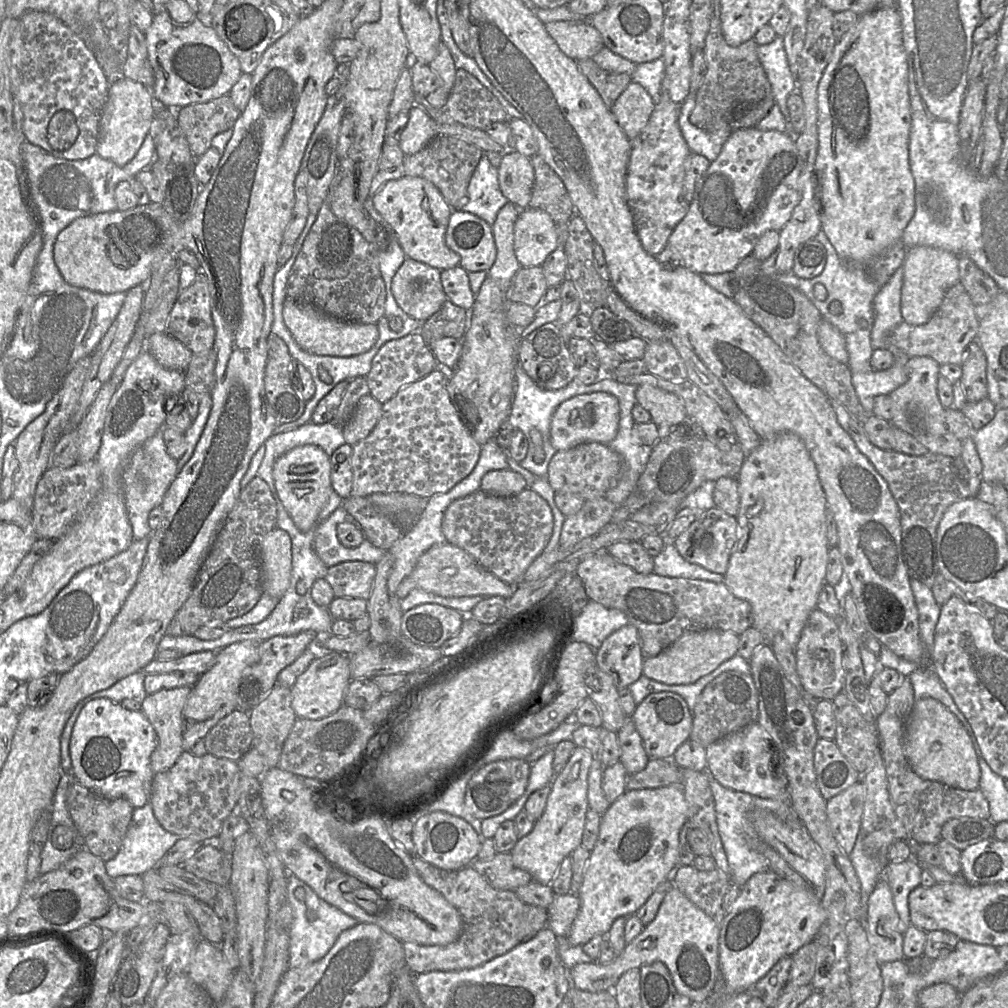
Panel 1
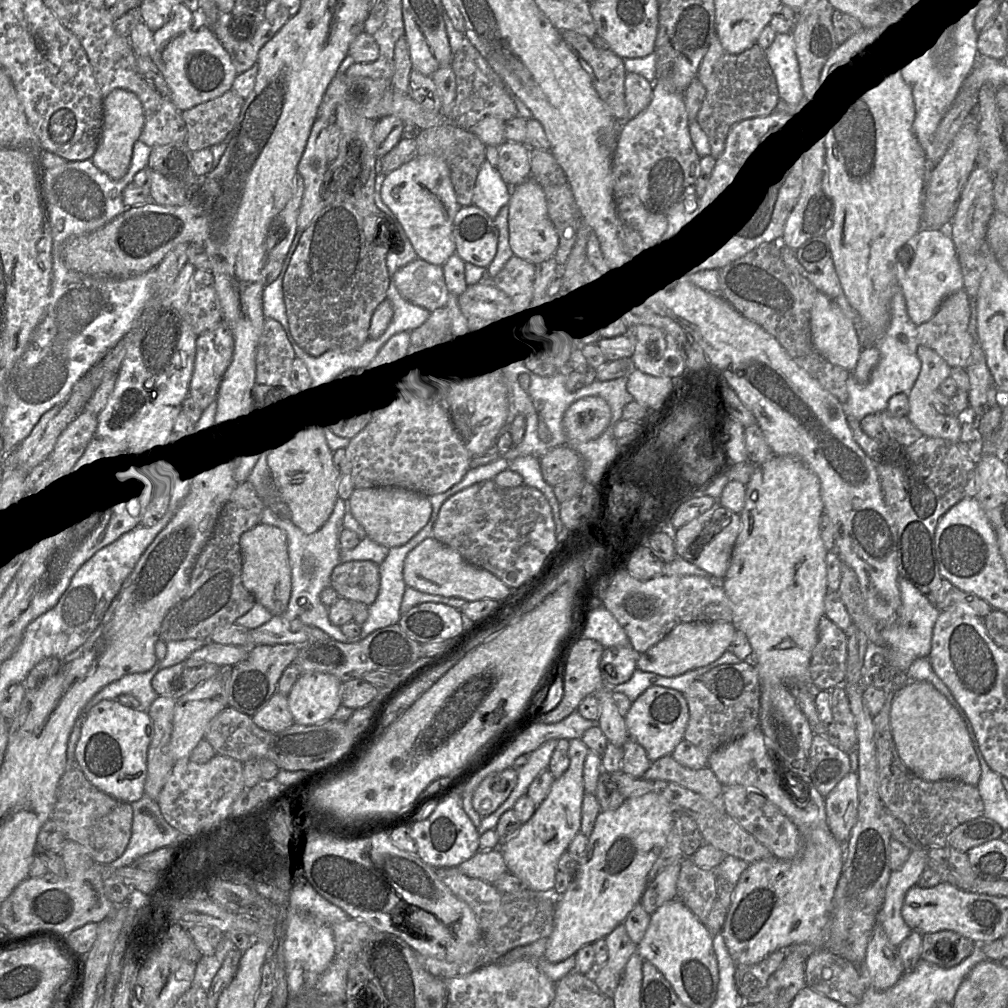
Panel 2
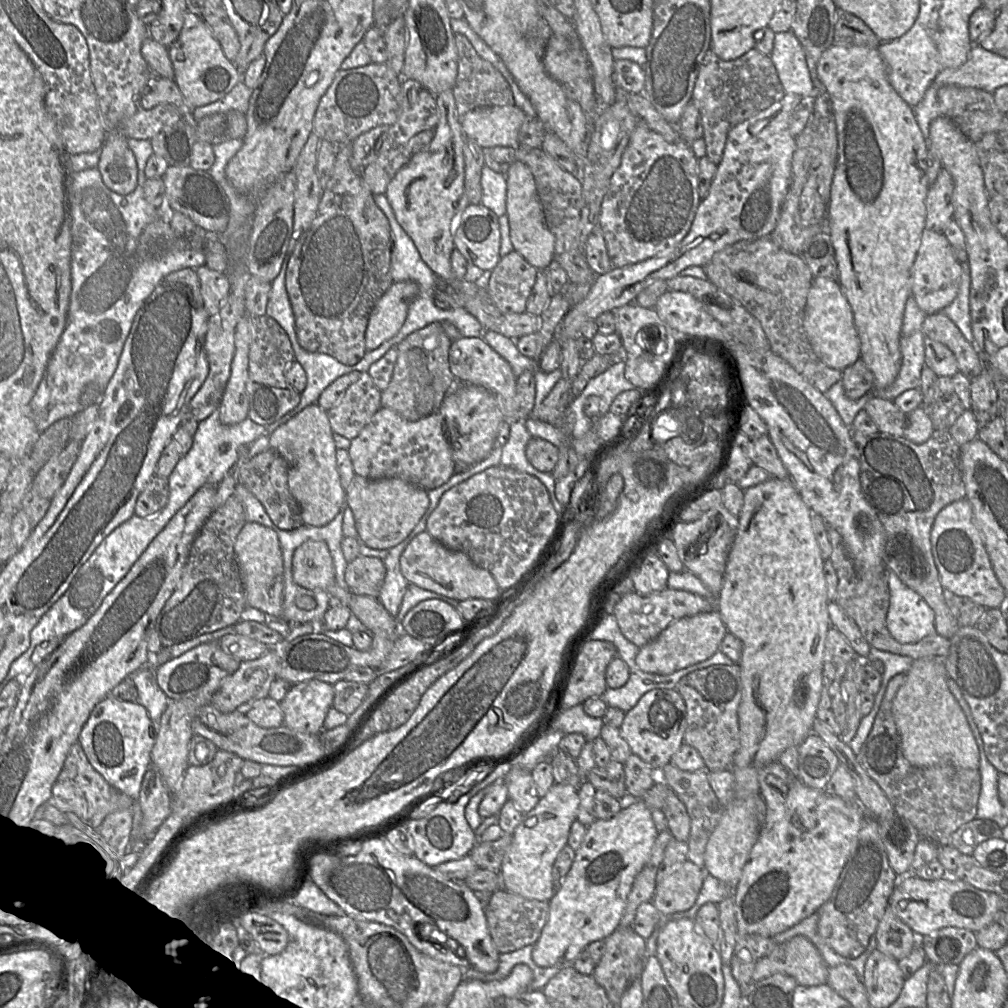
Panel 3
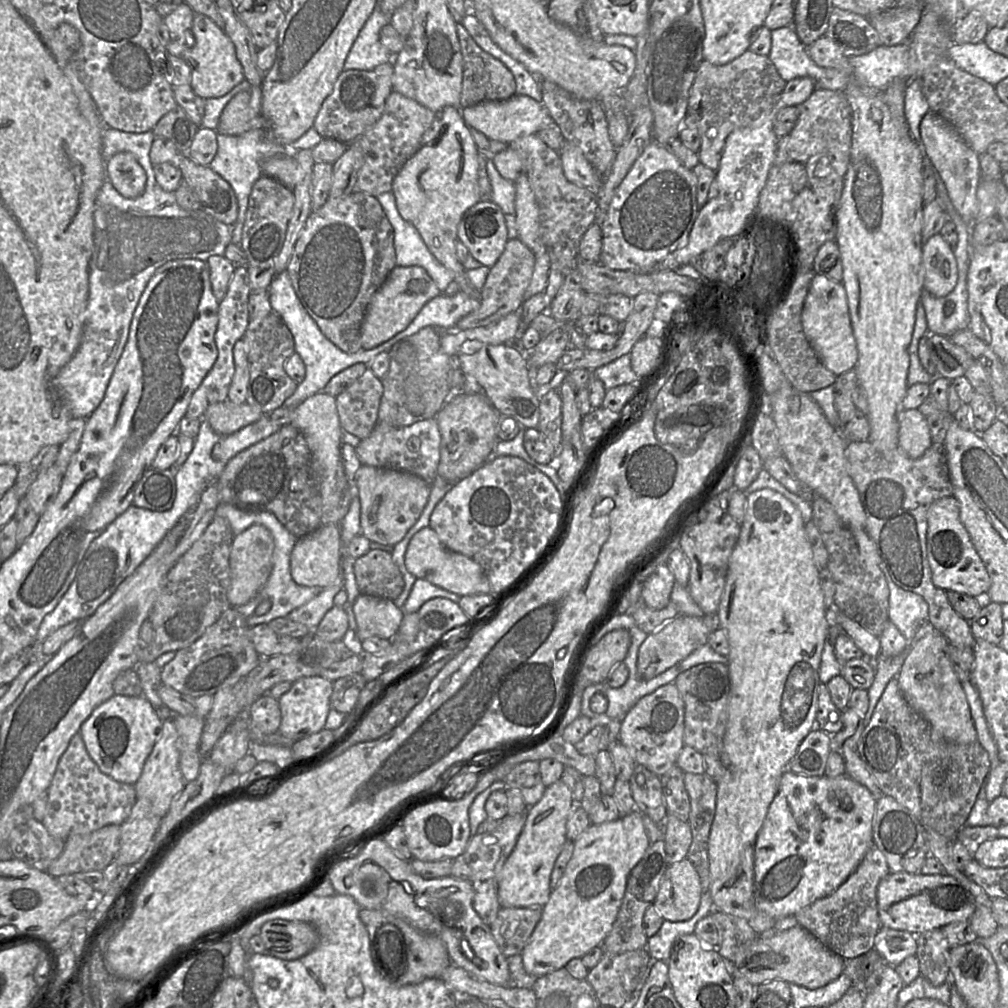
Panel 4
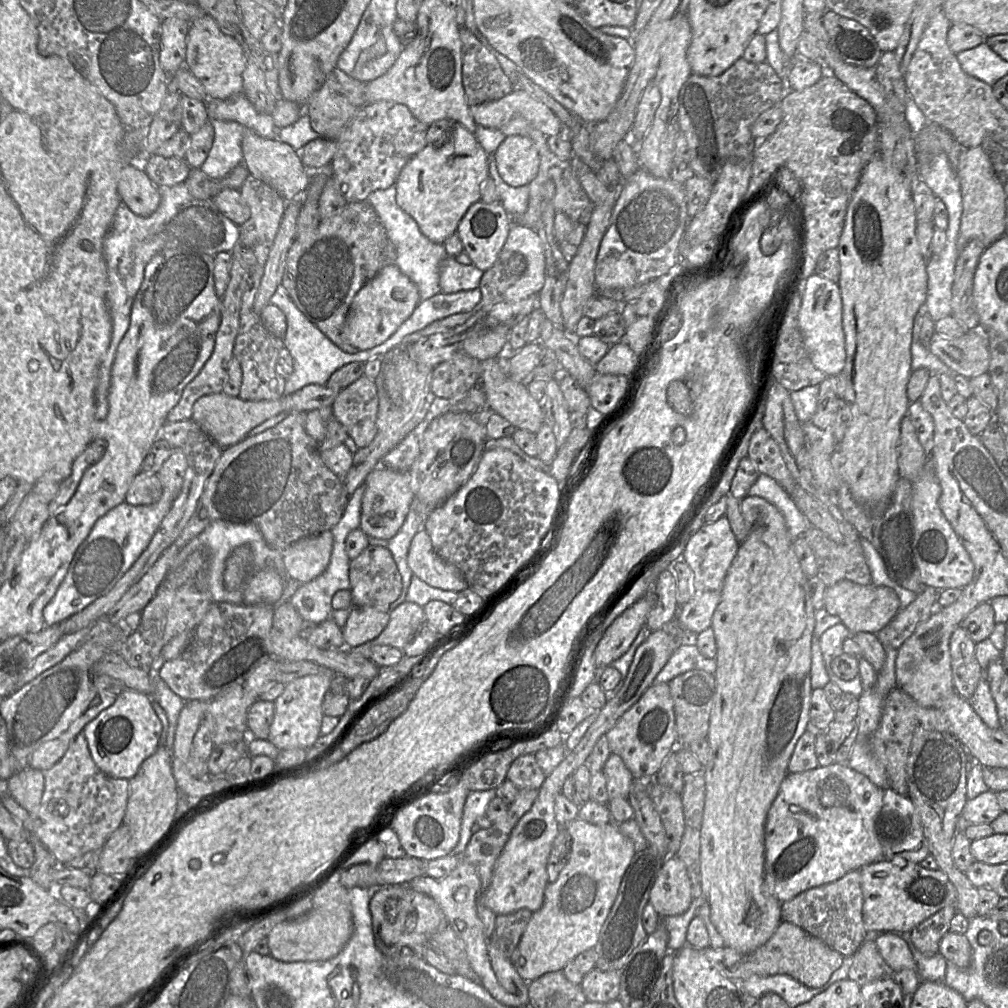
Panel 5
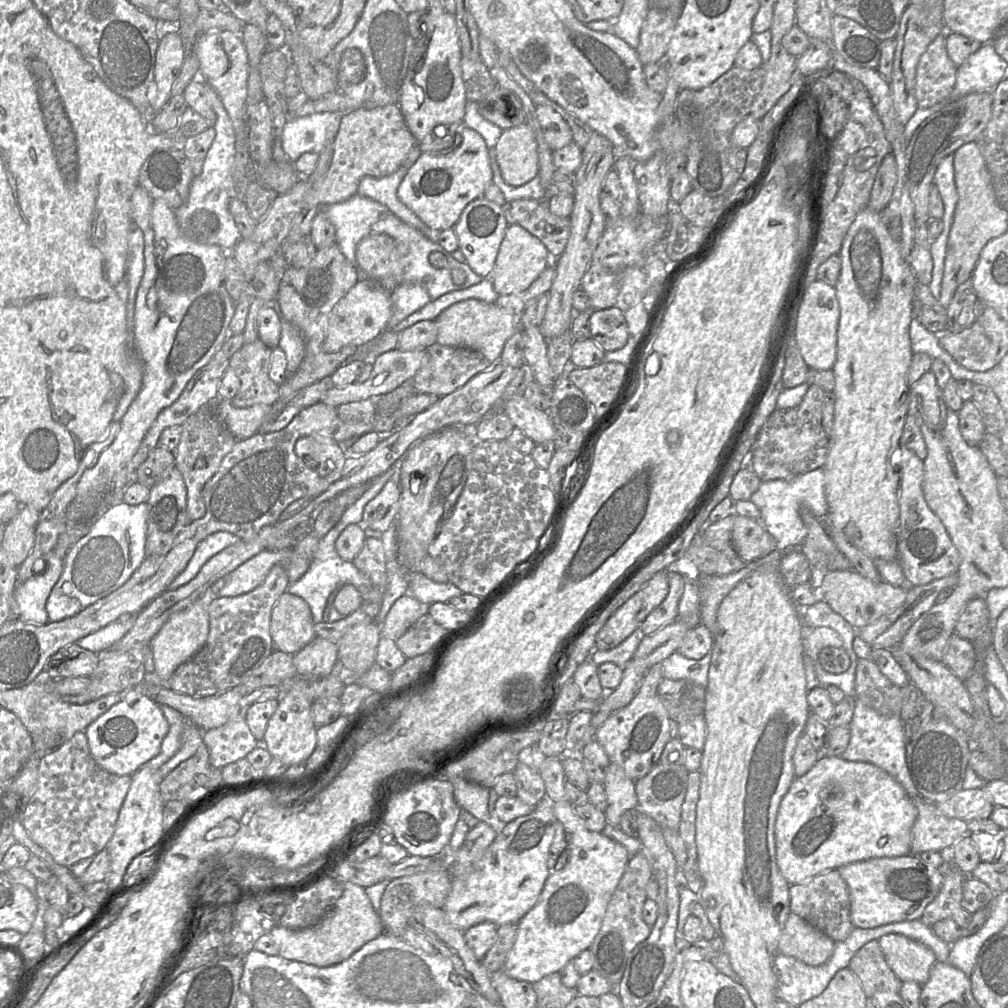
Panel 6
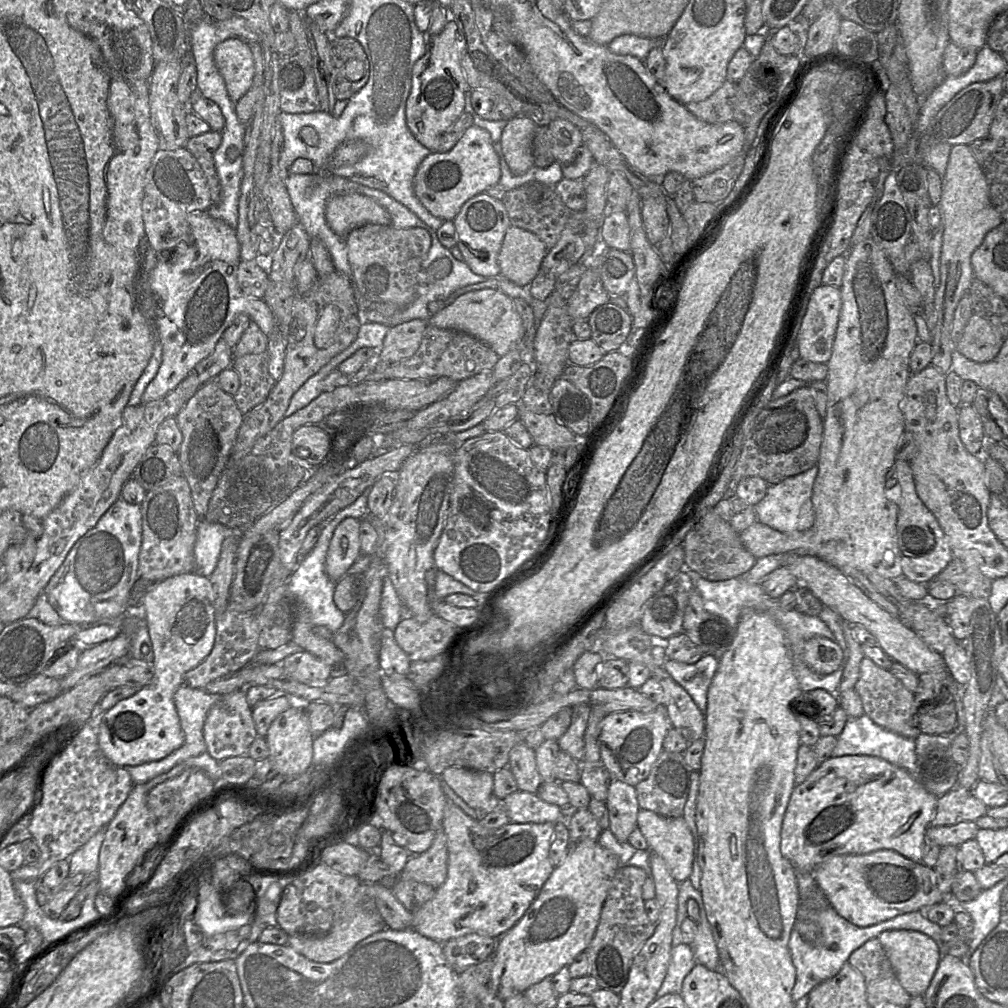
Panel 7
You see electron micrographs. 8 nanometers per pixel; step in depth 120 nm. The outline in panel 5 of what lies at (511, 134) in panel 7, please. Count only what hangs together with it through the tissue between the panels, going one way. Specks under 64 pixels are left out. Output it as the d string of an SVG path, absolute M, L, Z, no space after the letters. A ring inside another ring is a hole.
M505 137L494 157L500 177L509 186L528 185L537 175L539 154L533 141L527 137Z

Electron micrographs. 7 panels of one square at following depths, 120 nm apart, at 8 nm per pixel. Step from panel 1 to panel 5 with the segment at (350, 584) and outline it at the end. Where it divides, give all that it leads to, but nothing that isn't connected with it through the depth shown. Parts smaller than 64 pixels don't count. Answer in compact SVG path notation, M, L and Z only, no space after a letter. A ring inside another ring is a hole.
M368 545L356 558L350 560L349 579L354 606L372 607L390 611L390 605L398 599L402 590L402 578L388 548Z

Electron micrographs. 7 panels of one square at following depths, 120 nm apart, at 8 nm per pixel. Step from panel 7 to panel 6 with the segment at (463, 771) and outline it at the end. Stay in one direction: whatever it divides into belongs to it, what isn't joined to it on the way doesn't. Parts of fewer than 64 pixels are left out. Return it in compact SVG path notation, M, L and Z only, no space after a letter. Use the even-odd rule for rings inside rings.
M462 778L448 779L454 788L454 797L459 806L481 822L490 818L488 811L489 789Z

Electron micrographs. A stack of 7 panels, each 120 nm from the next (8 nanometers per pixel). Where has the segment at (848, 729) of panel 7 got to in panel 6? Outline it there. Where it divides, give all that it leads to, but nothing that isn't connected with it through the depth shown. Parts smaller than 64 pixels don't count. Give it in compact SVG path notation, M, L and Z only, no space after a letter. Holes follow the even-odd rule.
M855 699L852 721L849 725L850 741L846 750L840 755L848 761L871 763L892 776L914 801L925 801L917 791L906 762L906 742L904 725L899 716L883 716Z

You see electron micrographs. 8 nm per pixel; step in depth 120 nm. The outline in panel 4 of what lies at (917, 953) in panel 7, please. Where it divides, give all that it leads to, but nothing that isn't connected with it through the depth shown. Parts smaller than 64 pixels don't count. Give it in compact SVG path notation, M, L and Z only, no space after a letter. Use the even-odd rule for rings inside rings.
M881 926L875 935L873 945L885 963L893 967L916 954L916 937L907 931Z

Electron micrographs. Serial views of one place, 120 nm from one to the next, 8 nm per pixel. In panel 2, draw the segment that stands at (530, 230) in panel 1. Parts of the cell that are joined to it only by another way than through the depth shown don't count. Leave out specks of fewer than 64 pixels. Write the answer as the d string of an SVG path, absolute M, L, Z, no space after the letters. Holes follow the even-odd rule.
M530 177L524 183L512 187L508 206L509 243L513 254L533 265L539 265L554 257L559 245L559 236L548 216L543 187Z

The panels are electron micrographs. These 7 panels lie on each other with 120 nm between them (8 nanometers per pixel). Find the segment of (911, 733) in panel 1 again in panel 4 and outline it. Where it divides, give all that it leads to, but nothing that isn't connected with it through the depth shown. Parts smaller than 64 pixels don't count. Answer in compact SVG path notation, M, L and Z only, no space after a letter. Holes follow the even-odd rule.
M929 623L919 626L915 636L909 641L909 654L897 675L898 687L908 704L925 718L943 739L957 744L969 744L978 741L977 733L964 690L946 654L948 644L944 635Z

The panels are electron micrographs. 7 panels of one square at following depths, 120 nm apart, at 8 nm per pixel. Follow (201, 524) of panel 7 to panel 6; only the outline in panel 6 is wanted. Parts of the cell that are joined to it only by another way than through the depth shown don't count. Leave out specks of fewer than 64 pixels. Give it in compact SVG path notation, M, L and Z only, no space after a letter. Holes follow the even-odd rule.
M227 531L208 535L198 544L185 569L169 584L167 590L174 590L189 583L209 559L239 540L238 536Z

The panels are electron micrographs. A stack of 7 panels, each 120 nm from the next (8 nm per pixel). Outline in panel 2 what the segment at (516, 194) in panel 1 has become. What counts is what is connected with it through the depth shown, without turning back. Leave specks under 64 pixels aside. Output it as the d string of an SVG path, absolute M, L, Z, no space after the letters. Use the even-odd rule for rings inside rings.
M510 141L498 146L498 172L509 186L524 183L531 177L530 148Z

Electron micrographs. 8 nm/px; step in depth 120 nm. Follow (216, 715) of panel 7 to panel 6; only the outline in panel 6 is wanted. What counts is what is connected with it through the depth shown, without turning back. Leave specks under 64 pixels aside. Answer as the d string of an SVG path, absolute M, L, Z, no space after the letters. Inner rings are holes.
M243 715L223 726L203 731L203 742L209 751L210 764L220 769L245 758L258 746Z

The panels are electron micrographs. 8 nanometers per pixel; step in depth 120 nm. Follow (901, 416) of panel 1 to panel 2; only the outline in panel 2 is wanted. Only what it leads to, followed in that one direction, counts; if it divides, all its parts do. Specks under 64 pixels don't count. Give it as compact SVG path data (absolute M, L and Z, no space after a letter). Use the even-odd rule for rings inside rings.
M918 346L917 356L921 362L921 369L913 387L908 392L909 410L906 416L923 436L941 438L957 444L961 433L958 417L938 413L931 403L934 391L950 376L951 367L935 351L926 346Z

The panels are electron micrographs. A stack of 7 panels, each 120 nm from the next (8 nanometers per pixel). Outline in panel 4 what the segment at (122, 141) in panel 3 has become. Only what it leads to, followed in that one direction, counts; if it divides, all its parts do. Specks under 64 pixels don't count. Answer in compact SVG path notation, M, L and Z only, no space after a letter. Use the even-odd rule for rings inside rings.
M131 152L113 155L105 165L106 179L126 198L137 198L143 194L147 175Z

